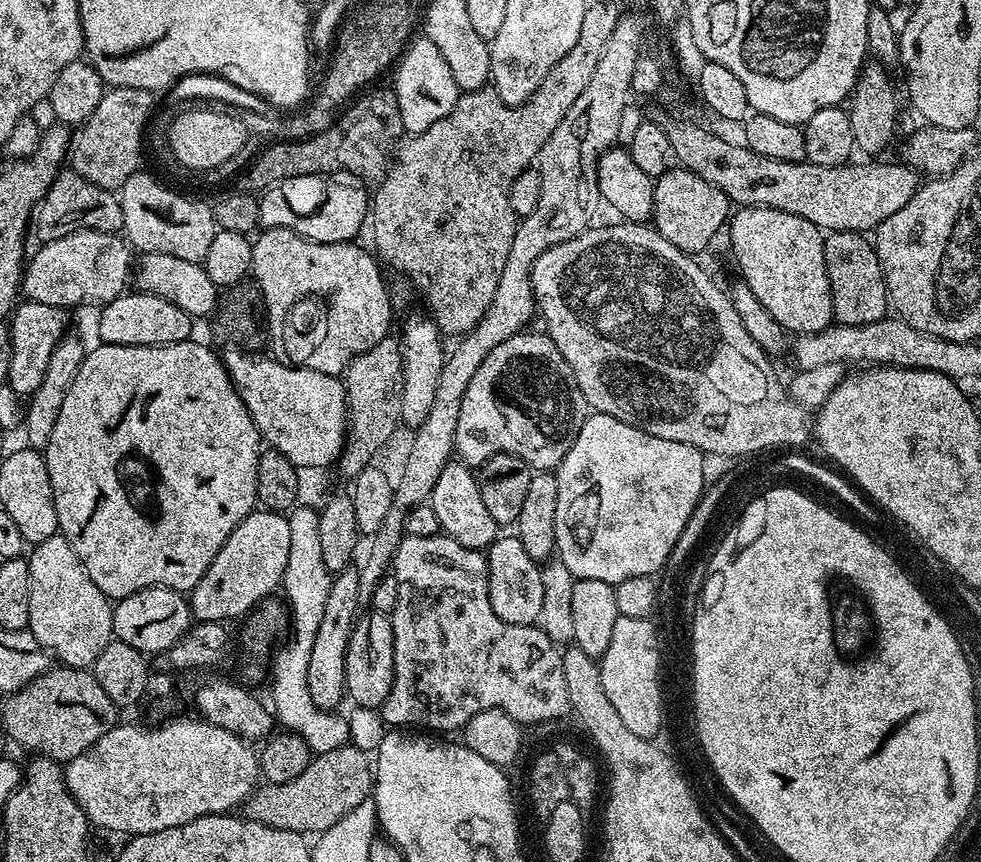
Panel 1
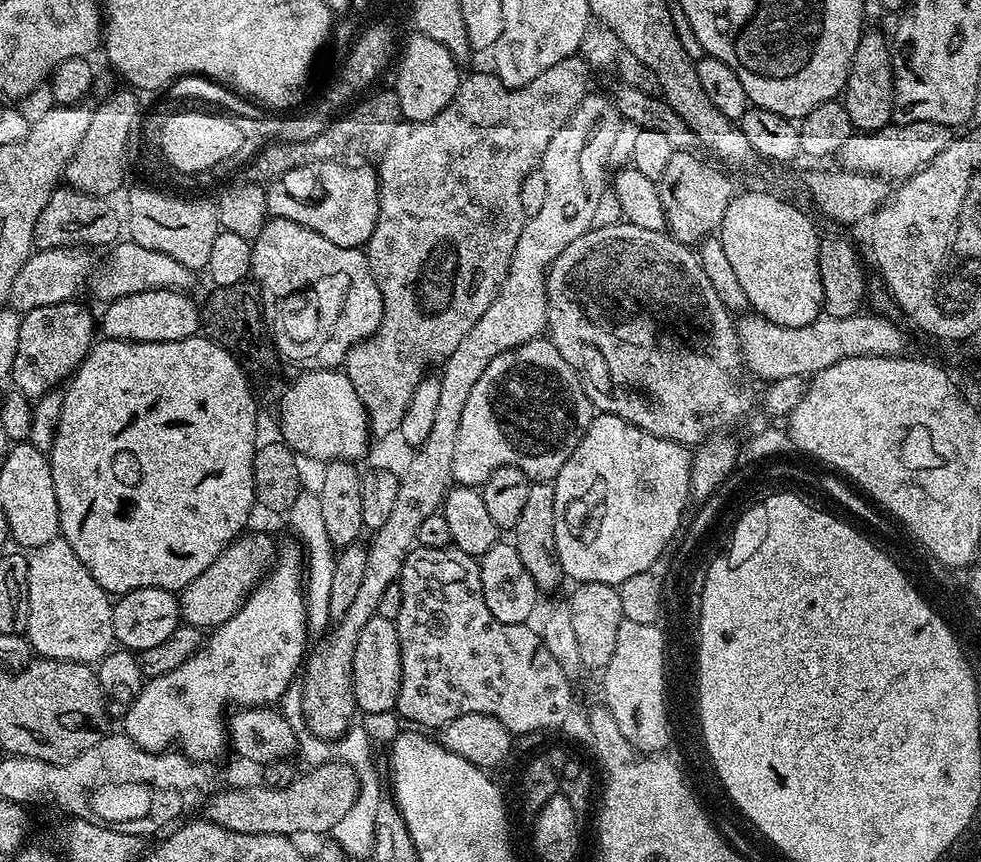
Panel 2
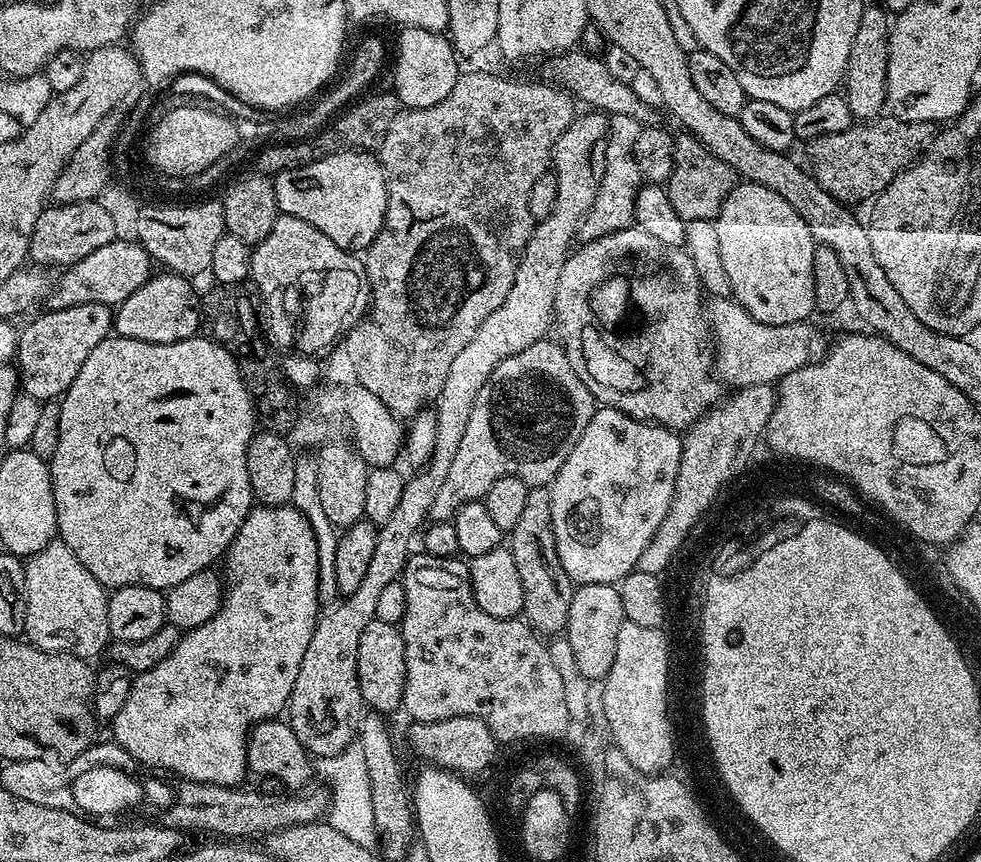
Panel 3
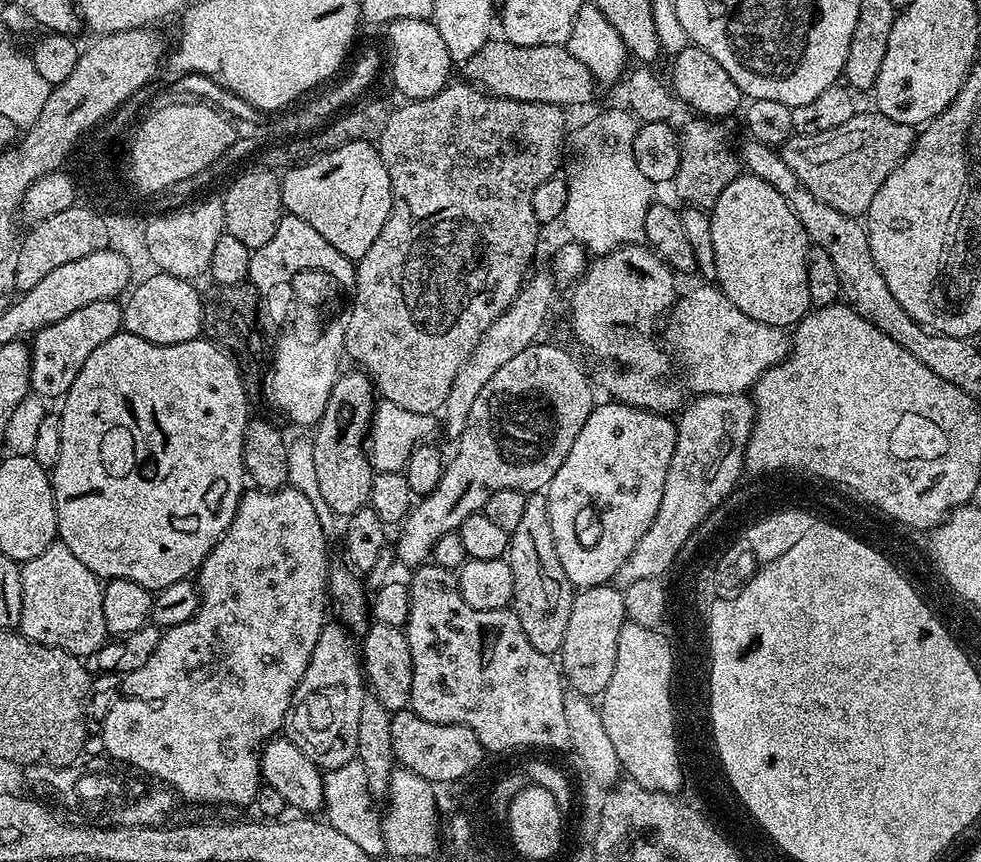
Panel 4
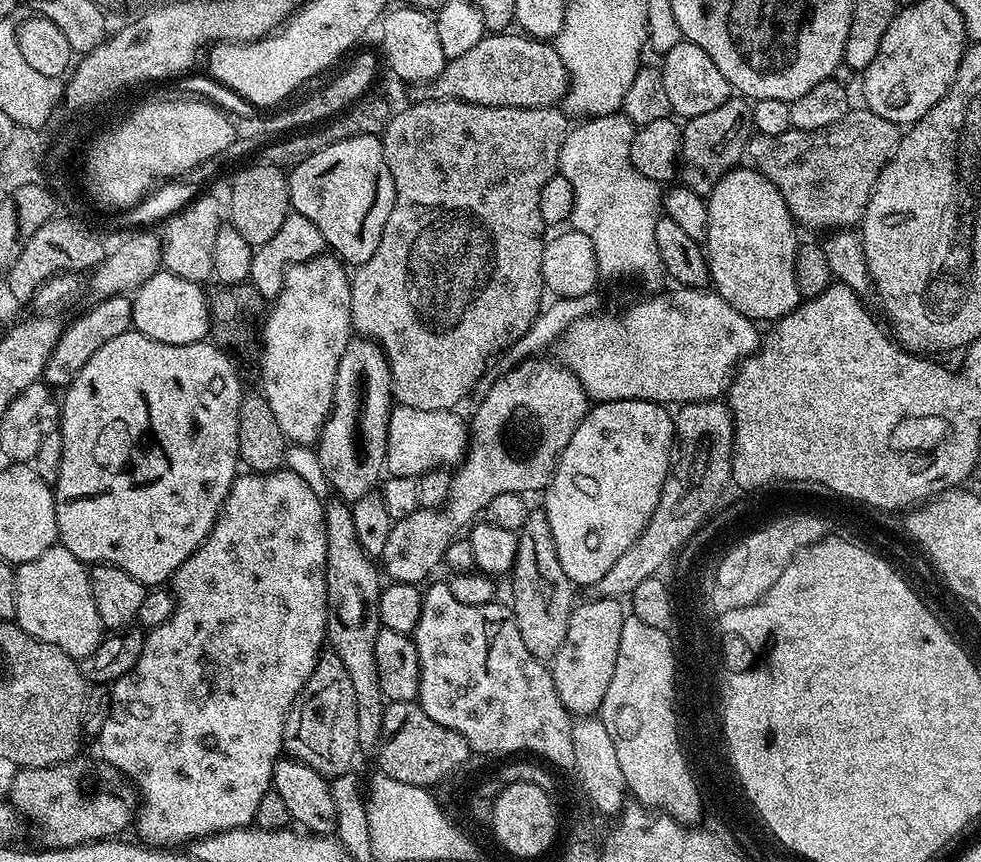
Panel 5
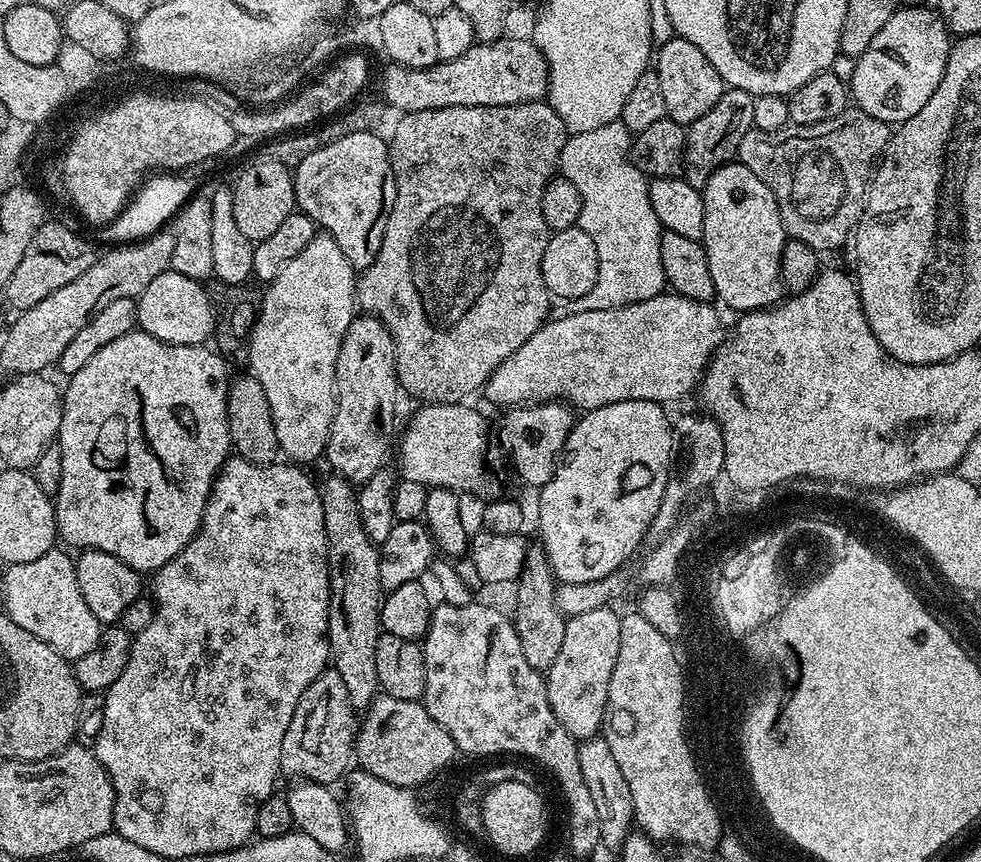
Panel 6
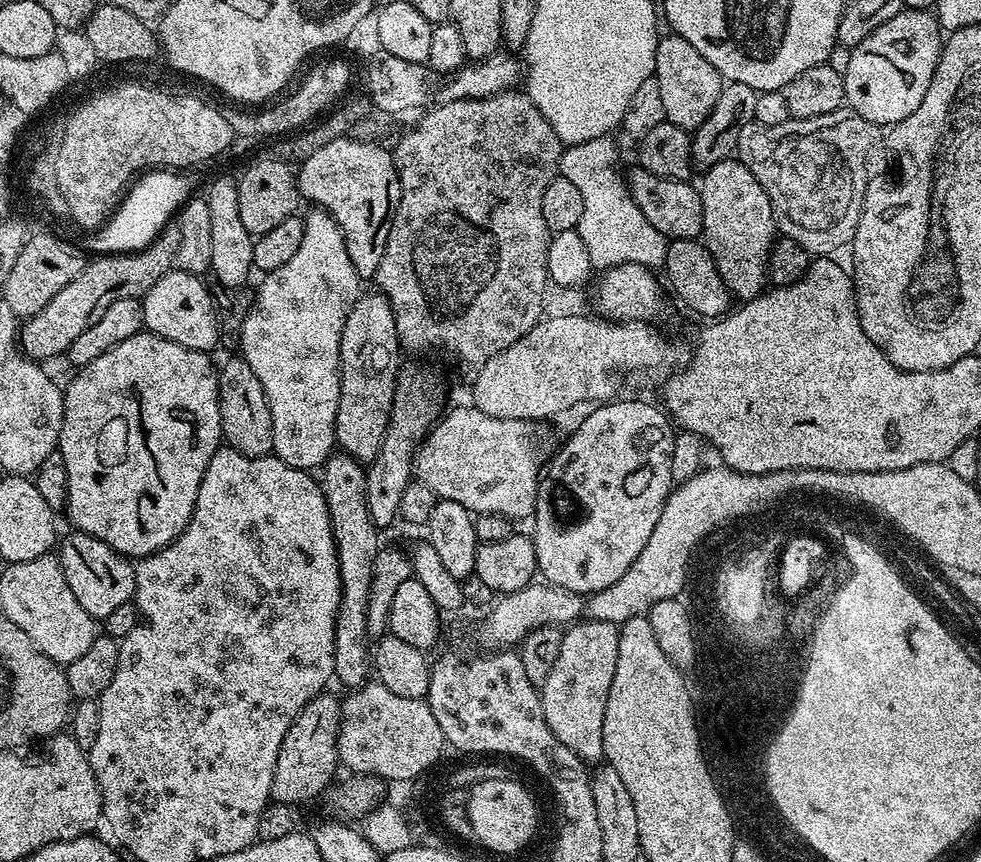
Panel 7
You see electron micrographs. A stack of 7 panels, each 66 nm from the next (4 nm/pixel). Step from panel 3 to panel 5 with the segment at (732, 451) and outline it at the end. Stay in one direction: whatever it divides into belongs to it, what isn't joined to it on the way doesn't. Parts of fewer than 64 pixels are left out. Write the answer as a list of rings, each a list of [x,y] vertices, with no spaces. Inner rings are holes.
[[[719,399],[703,400],[697,404],[682,404],[674,412],[674,455],[670,460],[668,476],[664,479],[662,494],[658,498],[658,506],[654,506],[654,514],[650,514],[650,522],[638,534],[636,541],[598,578],[598,582],[587,585],[586,596],[590,600],[619,600],[631,597],[634,586],[646,582],[646,578],[657,575],[664,563],[671,561],[695,537],[702,525],[708,520],[710,513],[717,507],[716,499],[725,495],[732,479],[732,443],[734,442],[735,425],[732,423],[732,409]]]

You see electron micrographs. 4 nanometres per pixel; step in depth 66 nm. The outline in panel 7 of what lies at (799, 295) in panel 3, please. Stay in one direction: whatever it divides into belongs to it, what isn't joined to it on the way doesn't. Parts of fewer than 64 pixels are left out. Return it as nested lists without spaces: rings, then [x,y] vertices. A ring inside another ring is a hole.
[[[736,158],[718,162],[703,176],[704,181],[698,184],[704,219],[703,239],[707,241],[714,266],[718,266],[718,274],[722,274],[728,291],[737,301],[752,300],[765,291],[770,253],[778,236],[772,199],[762,190],[758,178]]]

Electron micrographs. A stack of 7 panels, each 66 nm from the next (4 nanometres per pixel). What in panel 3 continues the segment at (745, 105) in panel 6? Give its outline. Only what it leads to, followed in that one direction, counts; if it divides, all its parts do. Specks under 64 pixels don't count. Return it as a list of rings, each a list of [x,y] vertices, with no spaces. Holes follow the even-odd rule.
[[[680,134],[675,137],[676,161],[667,182],[670,206],[685,220],[715,220],[722,202],[738,183],[736,172],[722,158],[718,158],[702,141],[694,136]]]

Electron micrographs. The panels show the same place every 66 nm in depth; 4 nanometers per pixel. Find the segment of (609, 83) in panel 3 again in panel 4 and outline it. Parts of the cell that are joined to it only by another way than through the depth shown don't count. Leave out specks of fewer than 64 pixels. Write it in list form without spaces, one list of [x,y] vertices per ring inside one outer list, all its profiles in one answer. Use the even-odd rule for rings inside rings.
[[[493,38],[488,41],[486,46],[482,46],[478,57],[478,63],[480,63],[480,80],[478,84],[483,91],[494,95],[501,96],[507,100],[517,100],[518,102],[546,102],[547,104],[559,104],[561,106],[569,106],[568,104],[588,104],[596,96],[596,76],[591,67],[587,64],[583,64],[578,58],[574,58],[574,54],[570,54],[570,50],[567,46],[562,44],[543,44],[542,46],[518,46],[517,44],[511,44],[509,40],[503,38]]]

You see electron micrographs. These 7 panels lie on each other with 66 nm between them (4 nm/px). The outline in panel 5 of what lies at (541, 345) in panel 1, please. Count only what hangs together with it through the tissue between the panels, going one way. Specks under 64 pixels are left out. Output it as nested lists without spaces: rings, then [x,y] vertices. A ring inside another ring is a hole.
[[[542,358],[519,361],[510,367],[512,369],[501,380],[494,381],[492,389],[481,398],[472,420],[470,416],[468,450],[452,472],[452,485],[447,502],[441,508],[421,507],[414,514],[410,514],[410,518],[402,518],[393,523],[390,539],[386,541],[386,550],[382,550],[379,557],[383,575],[389,581],[414,585],[419,585],[420,580],[427,581],[427,576],[436,567],[444,564],[444,555],[449,544],[483,513],[490,498],[498,498],[498,494],[511,492],[540,494],[552,481],[562,450],[566,450],[566,442],[570,442],[574,430],[578,430],[582,418],[588,412],[590,401],[584,387],[569,368],[555,359],[540,359]]]

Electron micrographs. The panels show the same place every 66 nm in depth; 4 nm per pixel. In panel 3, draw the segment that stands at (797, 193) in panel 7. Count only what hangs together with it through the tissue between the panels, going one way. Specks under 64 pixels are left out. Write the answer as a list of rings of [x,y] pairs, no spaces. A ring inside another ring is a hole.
[[[891,114],[881,115],[875,120],[867,122],[853,123],[851,128],[842,130],[842,134],[832,134],[823,136],[817,140],[811,141],[807,145],[808,160],[812,176],[829,192],[836,200],[845,205],[852,206],[855,200],[868,200],[880,195],[881,190],[894,179],[896,175],[903,172],[910,164],[915,164],[928,145],[934,139],[934,128],[929,122],[906,122],[897,120]]]

